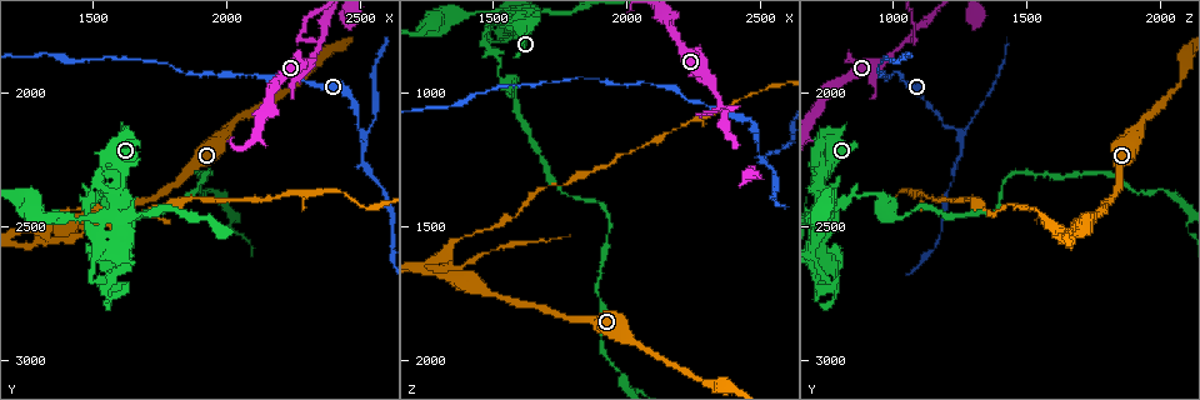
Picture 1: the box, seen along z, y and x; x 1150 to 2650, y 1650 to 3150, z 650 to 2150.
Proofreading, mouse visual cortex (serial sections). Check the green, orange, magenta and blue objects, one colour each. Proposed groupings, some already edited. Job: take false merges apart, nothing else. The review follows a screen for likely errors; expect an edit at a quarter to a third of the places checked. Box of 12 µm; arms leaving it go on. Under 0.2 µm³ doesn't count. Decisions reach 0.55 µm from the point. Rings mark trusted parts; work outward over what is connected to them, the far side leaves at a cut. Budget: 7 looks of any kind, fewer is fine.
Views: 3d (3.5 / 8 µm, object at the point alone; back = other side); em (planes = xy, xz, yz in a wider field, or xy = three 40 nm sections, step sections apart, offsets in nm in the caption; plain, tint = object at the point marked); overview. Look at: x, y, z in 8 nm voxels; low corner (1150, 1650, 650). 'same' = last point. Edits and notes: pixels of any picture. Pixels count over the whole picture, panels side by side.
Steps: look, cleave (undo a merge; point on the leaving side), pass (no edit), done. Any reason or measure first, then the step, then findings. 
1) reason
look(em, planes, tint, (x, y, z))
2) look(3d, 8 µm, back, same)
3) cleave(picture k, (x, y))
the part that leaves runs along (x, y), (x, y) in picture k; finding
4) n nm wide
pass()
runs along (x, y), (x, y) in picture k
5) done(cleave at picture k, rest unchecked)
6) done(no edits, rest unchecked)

side arm on a straight run
look(3d, 3.5 µm, (2350, 1800, 1040))

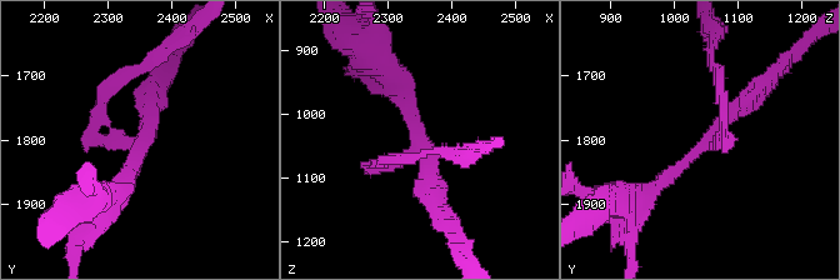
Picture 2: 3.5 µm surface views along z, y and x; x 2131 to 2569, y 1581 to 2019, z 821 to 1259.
3 arms; arms of 150, 200, 250 nm; need the tissue
look(em, planes, tint, (2345, 1810, 1050))

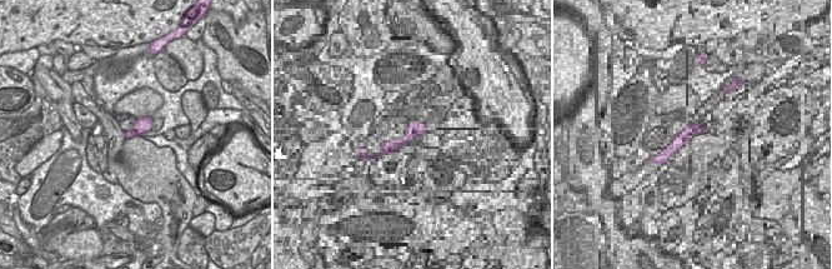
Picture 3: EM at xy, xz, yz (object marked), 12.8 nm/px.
cleave(picture 2, (111, 80))
a second cell is stuck on

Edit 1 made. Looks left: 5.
see it whole again
look(overview)

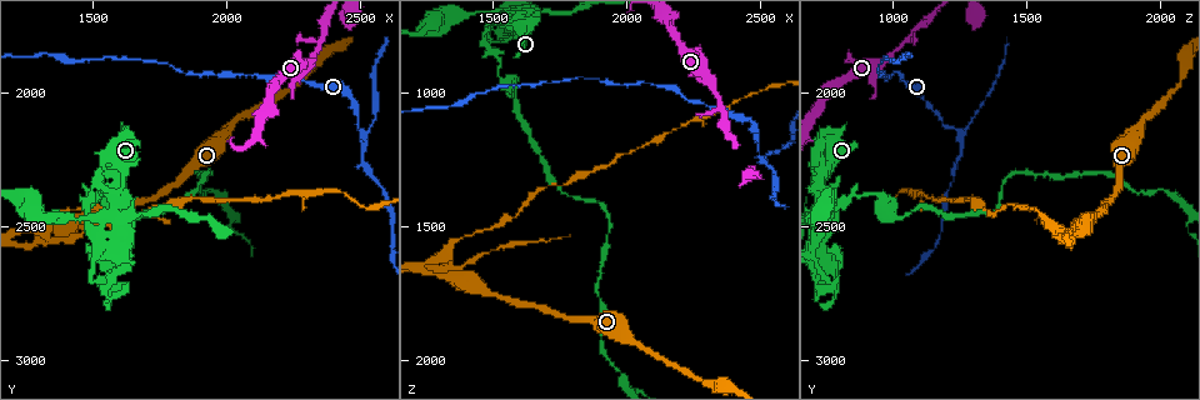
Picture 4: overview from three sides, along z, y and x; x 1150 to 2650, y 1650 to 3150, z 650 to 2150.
sharp bend
look(3d, 3.5 µm, back, (1460, 2430, 800))

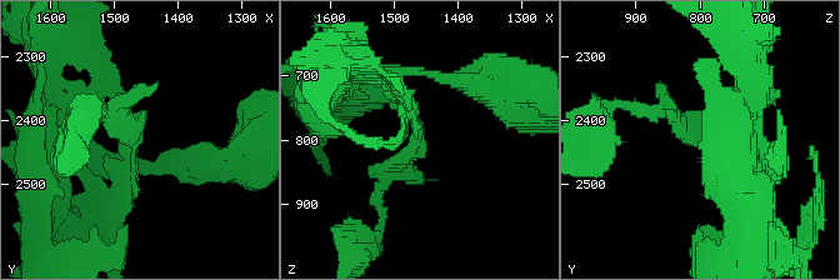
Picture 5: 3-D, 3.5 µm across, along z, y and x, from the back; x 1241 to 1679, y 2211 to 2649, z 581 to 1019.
shape alone is not enough
look(em, planes, tint, (1465, 2425, 810))

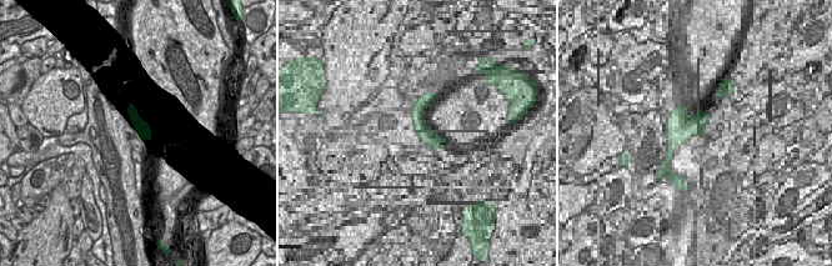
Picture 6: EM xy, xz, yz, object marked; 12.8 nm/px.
cleave(picture 5, (619, 104))
the part that leaves runs along (660, 110), (605, 106), (593, 138) in picture 5; a second cell is stuck on

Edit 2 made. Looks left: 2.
done(cleave at picture 2, cleave at picture 5, rest unchecked)

